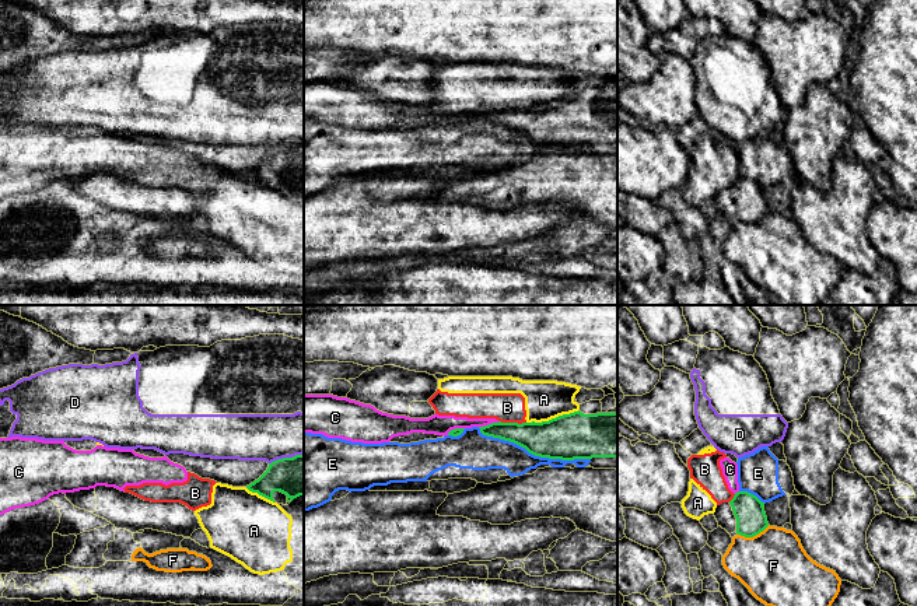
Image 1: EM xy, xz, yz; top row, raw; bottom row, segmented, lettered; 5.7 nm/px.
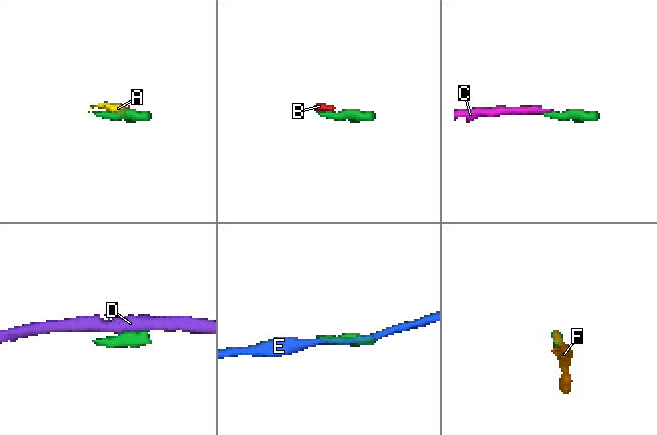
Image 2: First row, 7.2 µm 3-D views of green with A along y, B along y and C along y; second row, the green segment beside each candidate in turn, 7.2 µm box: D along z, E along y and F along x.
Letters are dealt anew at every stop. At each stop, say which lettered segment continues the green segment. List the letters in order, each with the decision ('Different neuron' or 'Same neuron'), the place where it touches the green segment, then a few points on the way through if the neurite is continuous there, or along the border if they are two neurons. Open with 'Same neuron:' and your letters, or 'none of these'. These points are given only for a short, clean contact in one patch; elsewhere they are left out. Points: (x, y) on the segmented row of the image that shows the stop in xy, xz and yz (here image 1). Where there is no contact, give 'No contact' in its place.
Same neuron: none of these
A: Different neuron. Touches green at xz (552, 419)
B: Different neuron. Touches green at xz (513, 423). Boundary: xz (499, 420), (525, 423)
C: Different neuron. Touches green at xz (489, 424). Boundary: xz (499, 421), (479, 427)
D: Different neuron. Touches green at xy (286, 458). Boundary: xy (303, 452), (294, 456), (277, 458), (269, 463)
E: Different neuron. Touches green at xz (534, 454)
F: Different neuron. Touches green at yz (753, 535)

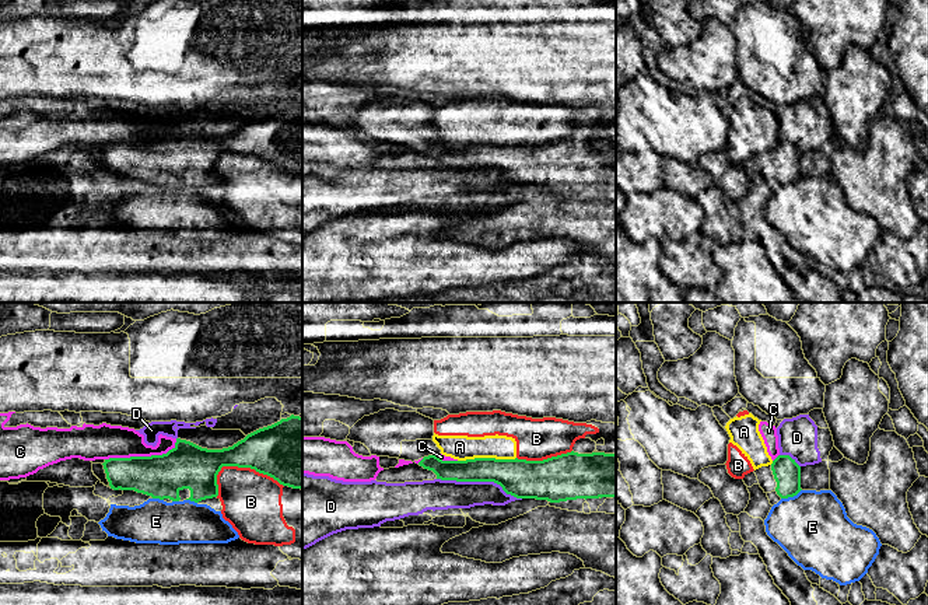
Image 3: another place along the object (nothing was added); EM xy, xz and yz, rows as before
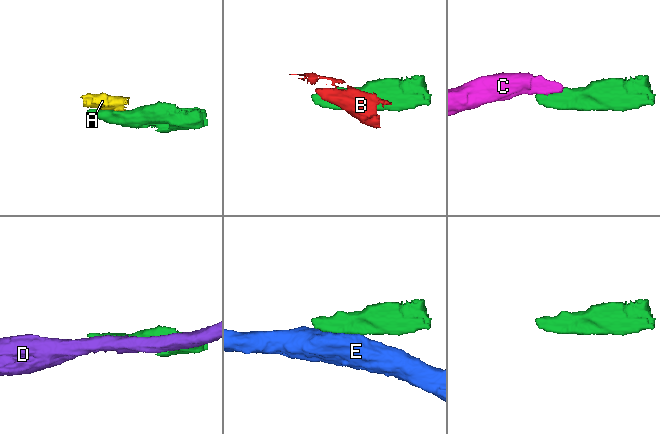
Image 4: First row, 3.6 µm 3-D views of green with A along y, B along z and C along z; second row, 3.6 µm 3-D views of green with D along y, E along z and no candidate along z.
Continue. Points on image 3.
Same neuron: none of these
A: Different neuron. Touches green at xz (486, 458). Boundary: xz (515, 457), (466, 458), (458, 461)
B: Different neuron. Touches green at xy (249, 467)
C: Different neuron. Touches green at xy (143, 457). Boundary: xy (177, 439), (175, 444), (161, 454), (109, 457), (105, 460)
D: Different neuron. Touches green at xz (479, 481)
E: Different neuron. Touches green at yz (791, 496)

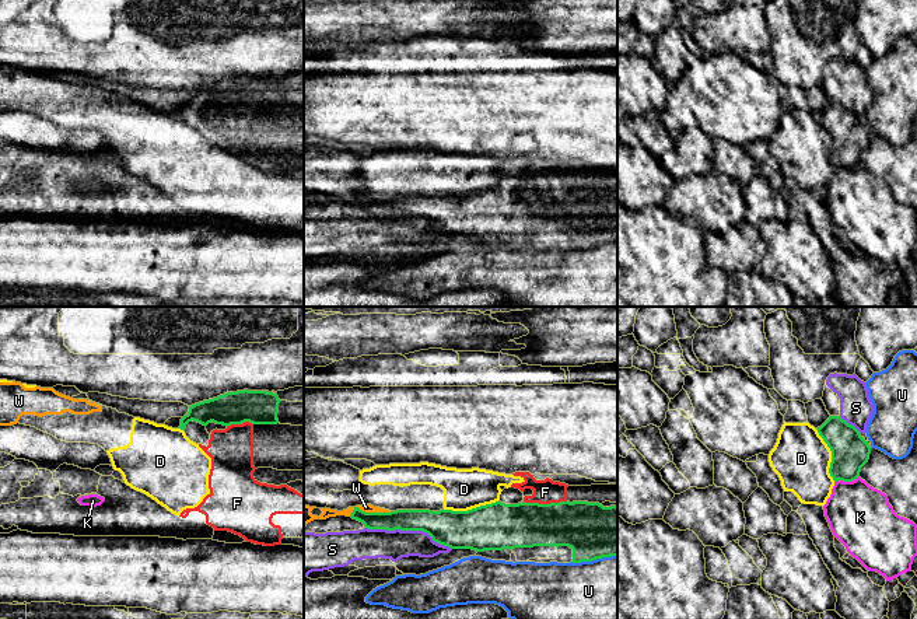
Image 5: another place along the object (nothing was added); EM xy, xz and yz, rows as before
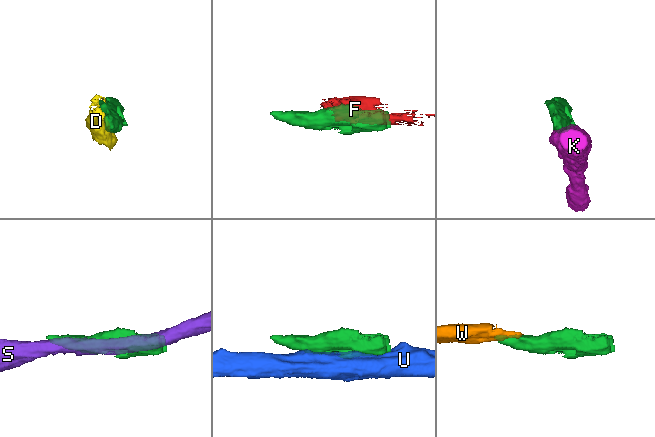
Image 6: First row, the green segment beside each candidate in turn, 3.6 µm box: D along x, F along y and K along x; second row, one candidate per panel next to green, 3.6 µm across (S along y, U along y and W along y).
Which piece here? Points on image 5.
Same neuron: none of these
D: Different neuron. Touches green at xz (472, 509)
F: Different neuron. Touches green at xz (545, 504)
K: Different neuron. Touches green at yz (846, 481)
S: Different neuron. Touches green at xz (408, 530)
U: Different neuron. Touches green at xz (592, 559)
W: Different neuron. Touches green at xz (368, 513). Boundary: xz (391, 511), (363, 511), (356, 507), (349, 516)

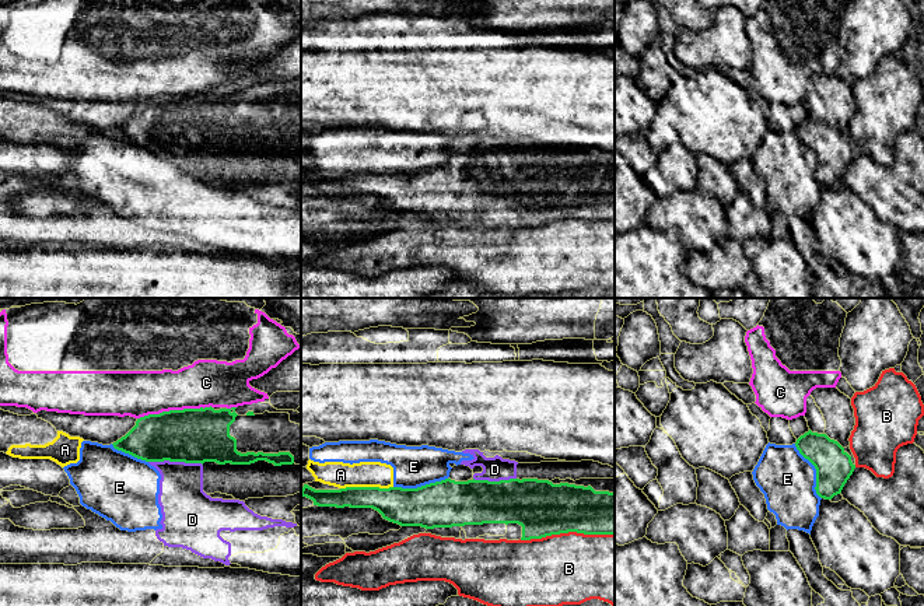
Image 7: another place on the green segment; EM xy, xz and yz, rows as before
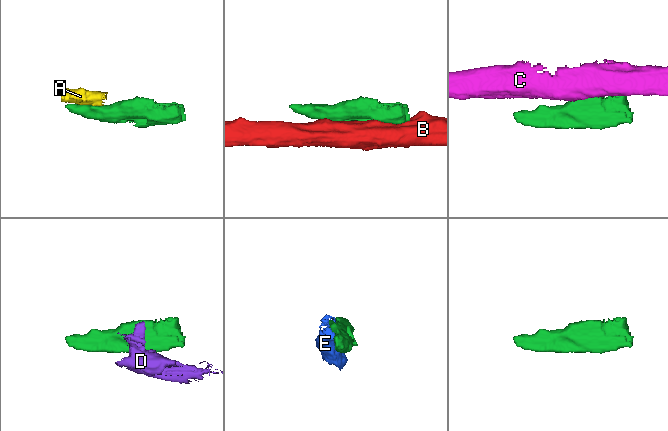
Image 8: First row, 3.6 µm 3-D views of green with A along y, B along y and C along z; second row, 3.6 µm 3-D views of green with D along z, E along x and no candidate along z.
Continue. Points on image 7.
Same neuron: none of these
A: Different neuron. Touches green at xz (366, 487). Boundary: xz (392, 486), (340, 489)
B: Different neuron. Touches green at xz (566, 532)
C: Different neuron. Touches green at xy (174, 410). Boundary: xy (212, 406), (170, 409), (137, 419)
D: Different neuron. Touches green at xy (175, 461)
E: Different neuron. Touches green at yz (816, 472)

